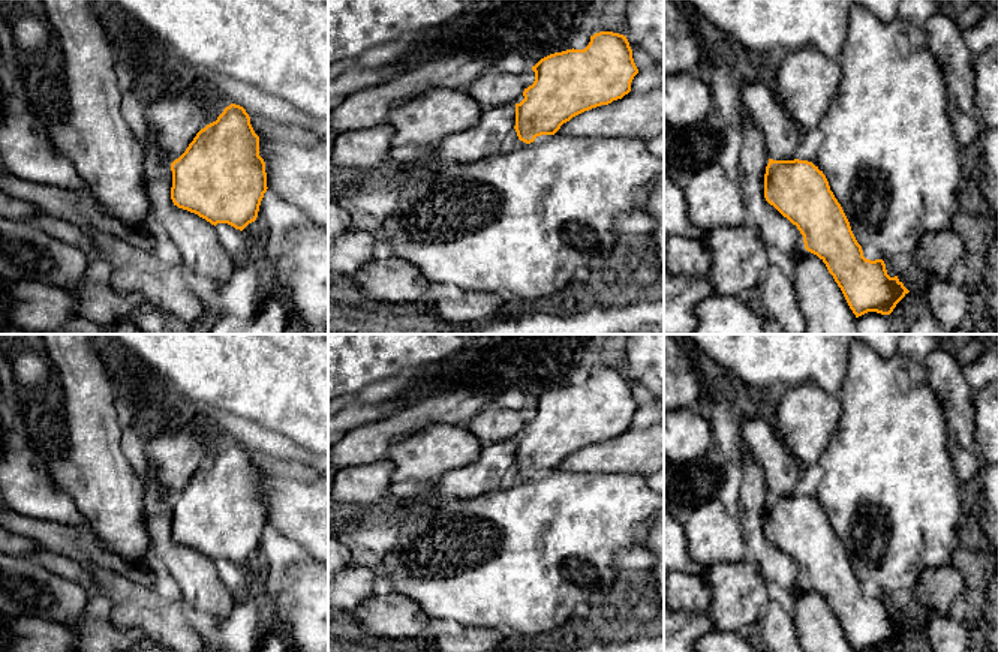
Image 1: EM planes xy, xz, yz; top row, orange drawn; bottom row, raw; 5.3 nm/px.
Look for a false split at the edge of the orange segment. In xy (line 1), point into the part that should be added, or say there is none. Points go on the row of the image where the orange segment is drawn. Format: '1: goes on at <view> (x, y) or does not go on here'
1: does not go on here

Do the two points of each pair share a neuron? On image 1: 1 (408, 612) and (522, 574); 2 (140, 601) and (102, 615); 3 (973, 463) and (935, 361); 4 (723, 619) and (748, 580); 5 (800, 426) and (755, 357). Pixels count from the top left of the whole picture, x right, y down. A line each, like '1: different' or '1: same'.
1: different
2: different
3: same
4: same
5: different

